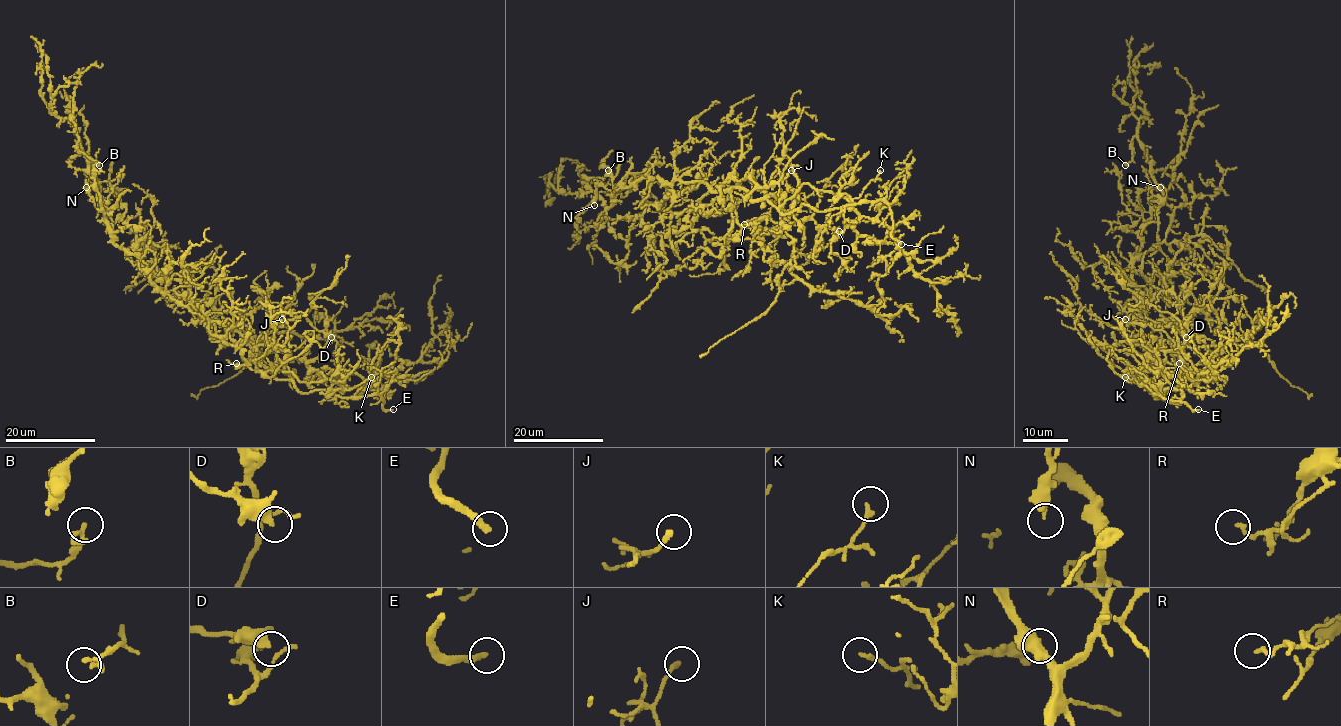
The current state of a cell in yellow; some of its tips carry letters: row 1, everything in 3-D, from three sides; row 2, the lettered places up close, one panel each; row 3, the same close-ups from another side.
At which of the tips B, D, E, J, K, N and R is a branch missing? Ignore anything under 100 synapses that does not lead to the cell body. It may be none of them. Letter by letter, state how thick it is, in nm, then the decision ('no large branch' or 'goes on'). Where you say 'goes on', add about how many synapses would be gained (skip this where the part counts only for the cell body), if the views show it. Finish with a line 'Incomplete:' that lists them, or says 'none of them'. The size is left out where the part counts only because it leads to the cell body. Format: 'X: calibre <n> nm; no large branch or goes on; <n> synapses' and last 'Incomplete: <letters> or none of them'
B: calibre 130 nm; no large branch
D: calibre 240 nm; no large branch
E: calibre 280 nm; goes on
J: calibre 200 nm; no large branch
K: calibre 170 nm; no large branch
N: calibre 340 nm; no large branch
R: calibre 150 nm; no large branch
Incomplete: E

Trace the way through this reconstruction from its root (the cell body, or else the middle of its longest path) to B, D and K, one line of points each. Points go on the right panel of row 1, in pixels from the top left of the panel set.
B: (1145, 324), (1136, 307), (1133, 256), (1162, 190), (1135, 136), (1133, 159), (1125, 165)
D: (1145, 324), (1142, 342), (1153, 361), (1155, 351), (1177, 350), (1183, 343), (1183, 328), (1174, 316), (1186, 337)
K: (1145, 324), (1142, 342), (1162, 368), (1143, 371), (1138, 380), (1151, 380), (1157, 388), (1148, 389), (1125, 377)

